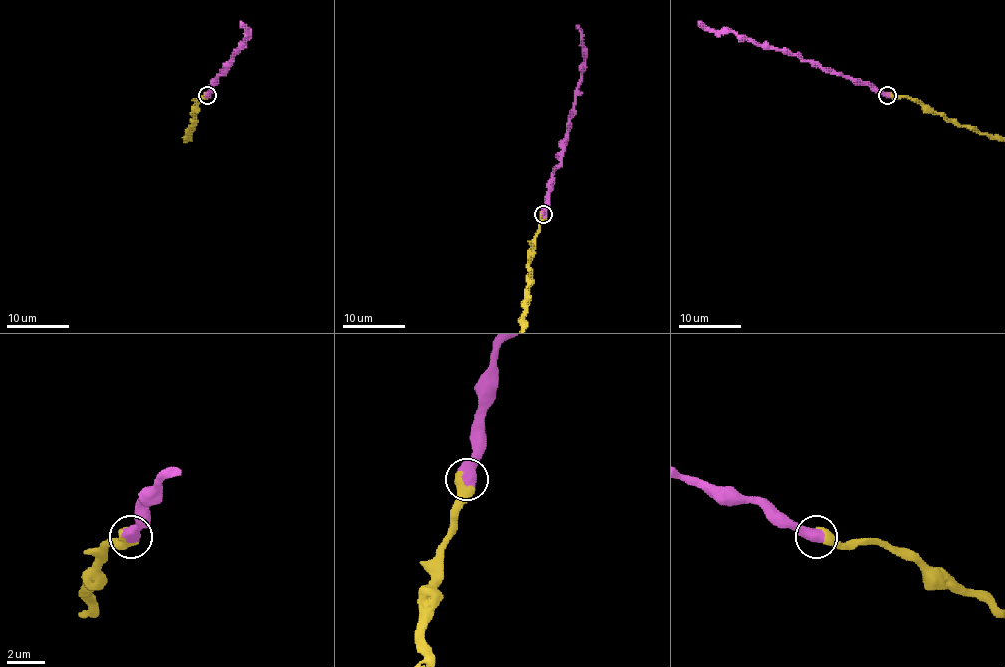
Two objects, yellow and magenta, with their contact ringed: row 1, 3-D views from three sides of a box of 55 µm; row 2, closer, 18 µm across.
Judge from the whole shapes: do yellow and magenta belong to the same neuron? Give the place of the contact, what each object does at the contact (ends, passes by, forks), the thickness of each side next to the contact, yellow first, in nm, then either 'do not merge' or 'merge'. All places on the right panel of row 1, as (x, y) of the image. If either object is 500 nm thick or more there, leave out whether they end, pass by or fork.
place (887, 95); calibres 700 and 650 nm; merge

